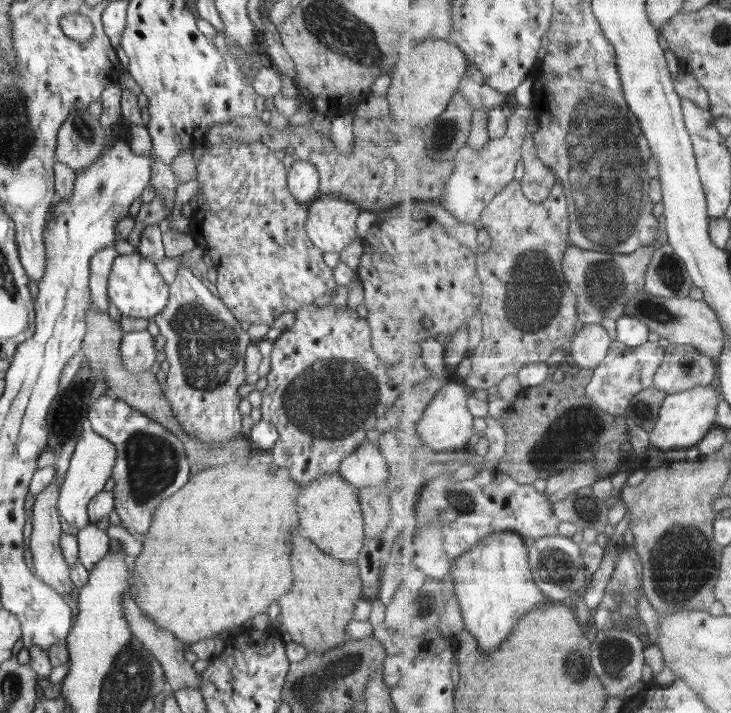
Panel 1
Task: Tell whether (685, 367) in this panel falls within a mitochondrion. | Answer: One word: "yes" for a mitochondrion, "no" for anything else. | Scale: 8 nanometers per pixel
yes

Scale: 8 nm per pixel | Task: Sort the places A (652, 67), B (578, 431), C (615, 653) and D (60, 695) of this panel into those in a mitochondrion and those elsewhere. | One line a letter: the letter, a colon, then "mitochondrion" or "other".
A: other
B: mitochondrion
C: mitochondrion
D: other

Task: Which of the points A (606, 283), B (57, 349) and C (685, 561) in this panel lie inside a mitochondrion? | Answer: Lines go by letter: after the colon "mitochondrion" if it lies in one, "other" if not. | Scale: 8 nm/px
A: mitochondrion
B: other
C: mitochondrion

